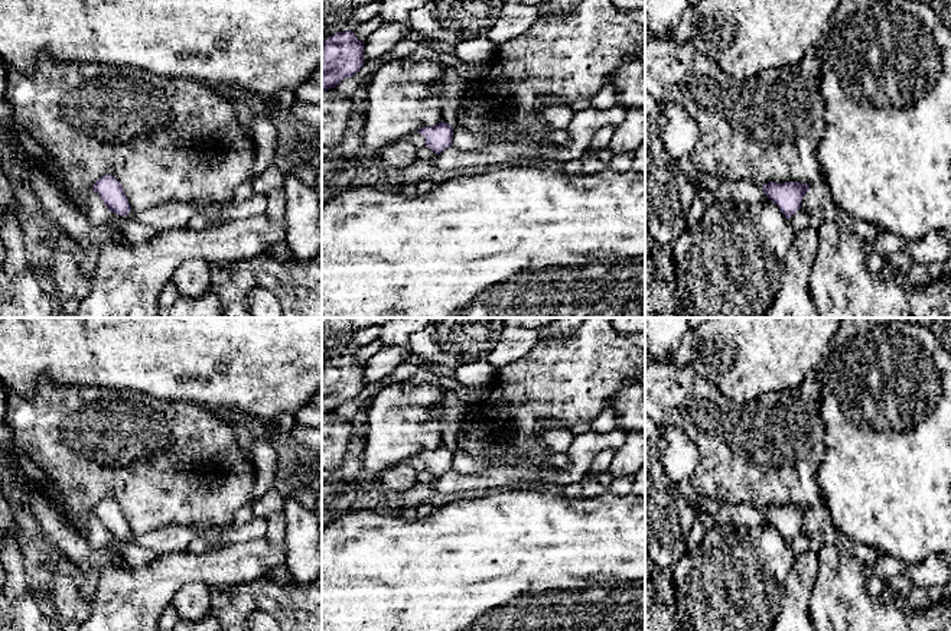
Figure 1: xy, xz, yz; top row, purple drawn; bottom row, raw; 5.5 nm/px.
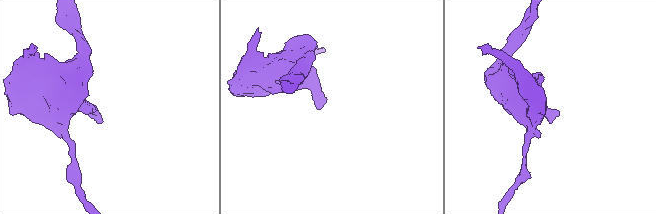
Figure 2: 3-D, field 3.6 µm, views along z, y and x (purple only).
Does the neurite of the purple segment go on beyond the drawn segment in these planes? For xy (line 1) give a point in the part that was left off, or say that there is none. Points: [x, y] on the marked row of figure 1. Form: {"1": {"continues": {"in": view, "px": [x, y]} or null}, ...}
{"1": {"continues": null}}

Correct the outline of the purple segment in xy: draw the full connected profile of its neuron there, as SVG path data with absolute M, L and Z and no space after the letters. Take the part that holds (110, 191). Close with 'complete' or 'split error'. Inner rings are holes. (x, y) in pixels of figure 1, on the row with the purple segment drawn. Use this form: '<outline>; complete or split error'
M102 176L94 183L92 189L100 195L101 201L111 212L128 217L131 211L130 202L121 183L114 176Z; complete

